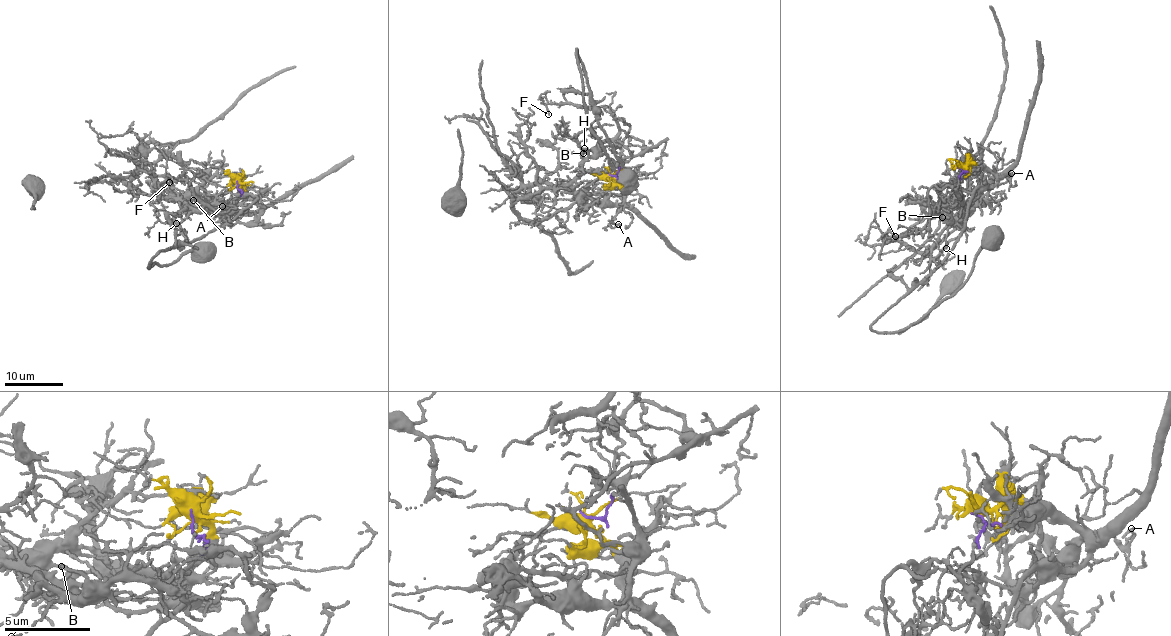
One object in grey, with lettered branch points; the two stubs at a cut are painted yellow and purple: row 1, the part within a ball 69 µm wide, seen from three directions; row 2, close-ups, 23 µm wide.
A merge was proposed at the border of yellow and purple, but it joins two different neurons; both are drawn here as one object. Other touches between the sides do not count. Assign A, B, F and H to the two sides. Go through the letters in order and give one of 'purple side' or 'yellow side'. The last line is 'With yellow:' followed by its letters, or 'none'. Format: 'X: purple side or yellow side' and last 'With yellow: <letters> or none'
A: yellow side
B: purple side
F: purple side
H: purple side
With yellow: A

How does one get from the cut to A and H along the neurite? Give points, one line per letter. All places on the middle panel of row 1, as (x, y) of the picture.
A: (610, 174), (623, 192), (623, 207), (614, 217), (613, 222), (618, 224)
H: (610, 174), (615, 176), (621, 166), (619, 153), (614, 150), (612, 141), (604, 141), (590, 156), (584, 148)

